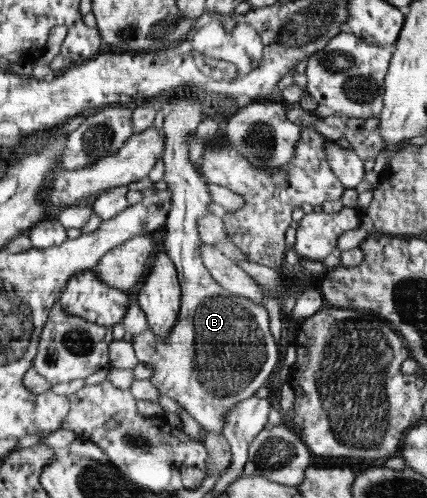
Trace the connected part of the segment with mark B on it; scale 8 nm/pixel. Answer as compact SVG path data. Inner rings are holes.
M195 93L190 98L173 99L168 103L167 112L164 116L164 168L165 177L169 191L172 192L172 211L169 211L168 221L165 226L165 252L173 259L179 272L181 293L180 317L177 317L177 325L169 330L169 334L163 338L155 336L151 328L135 334L132 345L137 359L141 363L147 363L152 370L150 383L163 395L175 400L181 408L189 412L189 415L199 422L202 433L222 433L224 416L231 407L237 403L256 396L261 385L271 377L275 371L275 365L279 361L276 340L273 339L272 331L269 331L269 317L267 310L261 304L253 302L247 296L240 296L225 289L221 282L214 278L205 267L201 255L199 255L199 244L201 238L198 232L197 220L201 219L210 211L209 204L213 201L209 195L209 187L203 177L199 175L189 159L190 139L196 132L203 117L203 105L197 100Z

